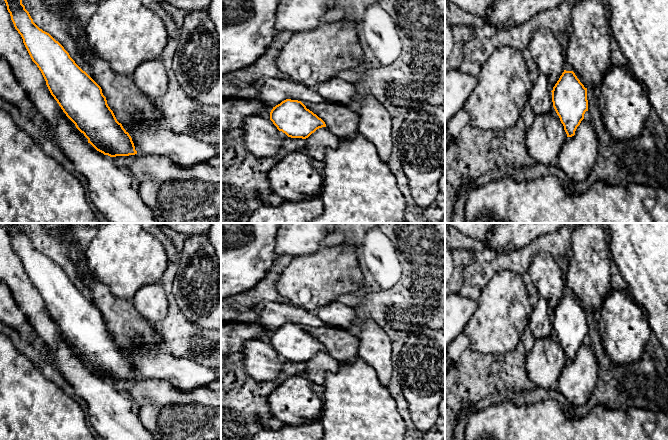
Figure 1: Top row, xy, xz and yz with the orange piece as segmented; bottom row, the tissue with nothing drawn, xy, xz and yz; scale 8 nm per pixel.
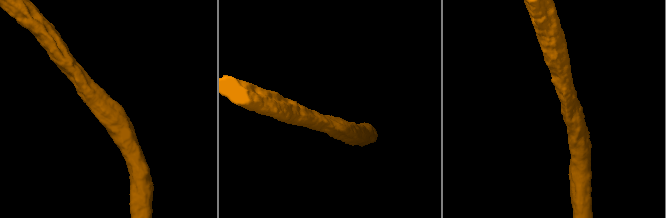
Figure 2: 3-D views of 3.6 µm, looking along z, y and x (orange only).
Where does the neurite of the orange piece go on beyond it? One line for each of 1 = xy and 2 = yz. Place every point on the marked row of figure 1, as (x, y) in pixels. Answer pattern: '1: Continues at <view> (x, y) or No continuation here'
1: No continuation here
2: No continuation here

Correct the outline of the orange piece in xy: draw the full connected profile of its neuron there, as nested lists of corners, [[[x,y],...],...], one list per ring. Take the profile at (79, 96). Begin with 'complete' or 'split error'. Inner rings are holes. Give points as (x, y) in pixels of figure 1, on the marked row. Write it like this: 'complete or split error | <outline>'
complete | [[[22,0],[4,1],[14,27],[21,35],[32,61],[41,71],[51,95],[76,128],[88,139],[88,143],[110,157],[137,154],[131,136],[117,121],[101,87],[75,63],[58,41],[33,22]]]

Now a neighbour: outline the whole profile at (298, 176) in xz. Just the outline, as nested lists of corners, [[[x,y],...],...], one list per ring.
[[[326,127],[317,129],[306,138],[306,147],[303,151],[292,152],[275,164],[268,172],[268,179],[272,192],[285,201],[299,202],[319,196],[323,184],[324,152],[327,148],[337,147],[340,138]]]

